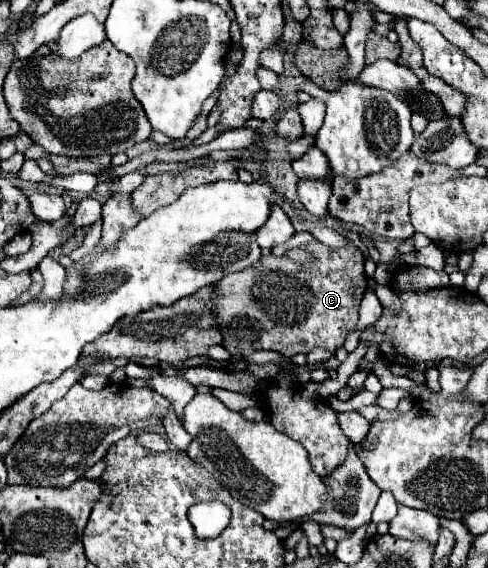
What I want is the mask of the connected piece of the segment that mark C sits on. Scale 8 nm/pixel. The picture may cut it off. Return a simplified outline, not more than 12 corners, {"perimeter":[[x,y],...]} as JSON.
{"perimeter":[[308,244],[216,284],[234,356],[336,352],[366,290],[356,246]]}

